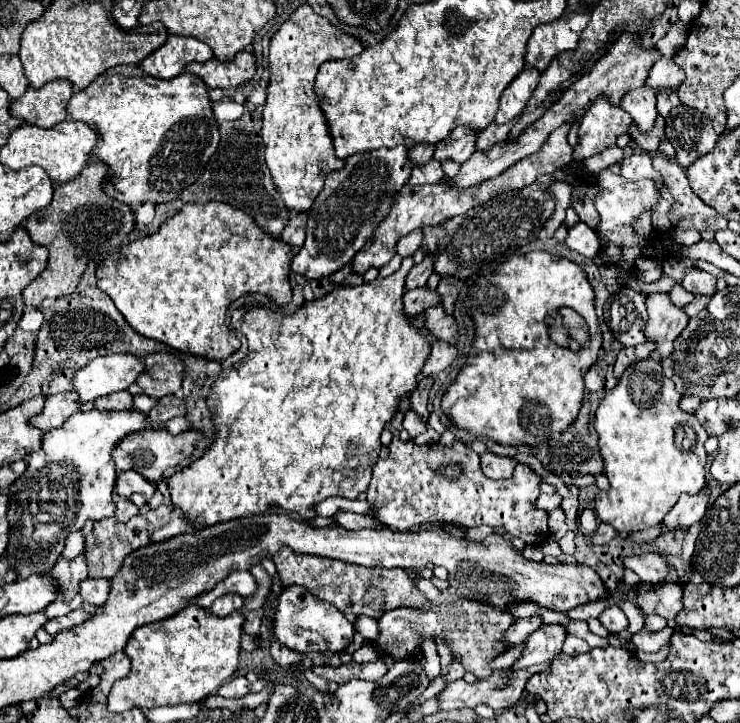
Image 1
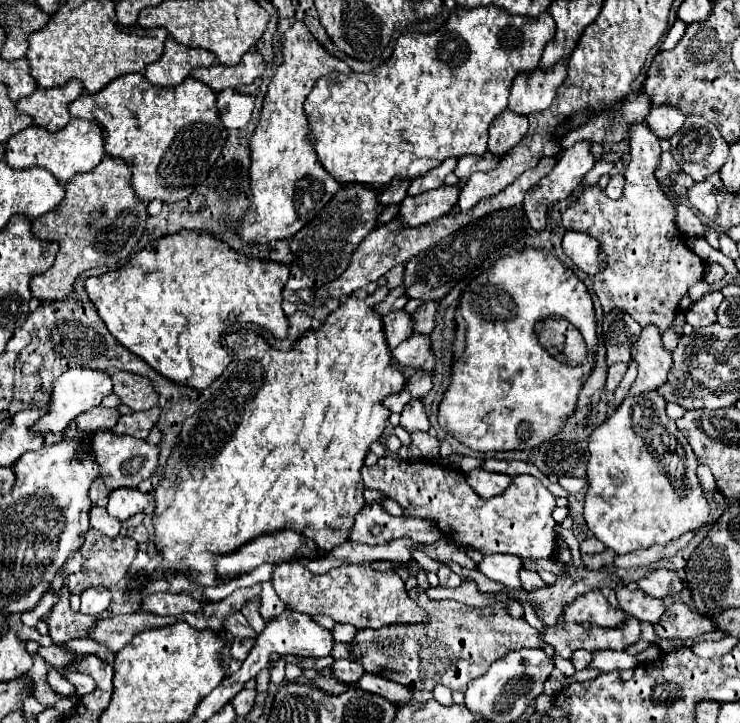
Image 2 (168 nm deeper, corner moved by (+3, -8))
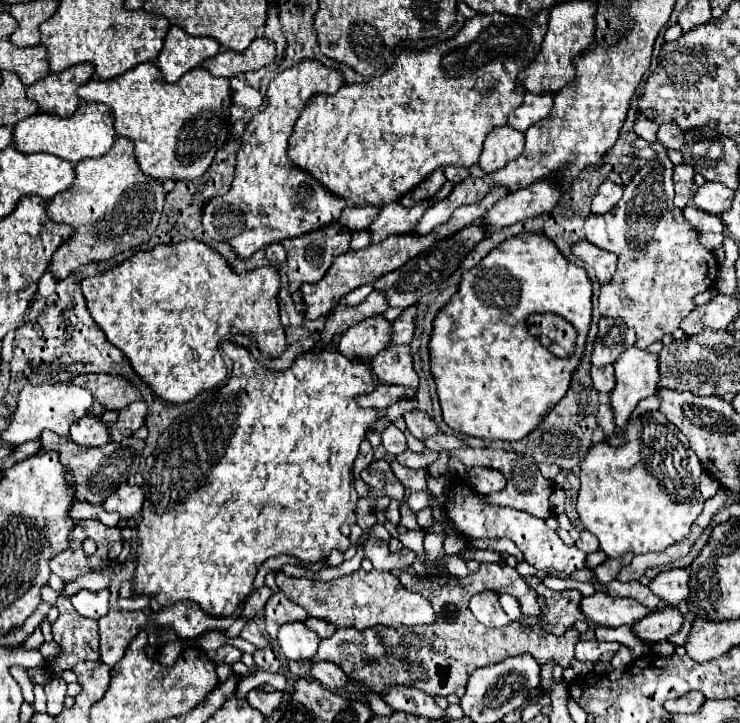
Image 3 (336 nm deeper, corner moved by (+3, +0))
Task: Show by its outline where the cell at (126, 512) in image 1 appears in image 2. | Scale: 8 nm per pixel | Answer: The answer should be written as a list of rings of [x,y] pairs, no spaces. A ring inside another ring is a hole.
[[[93,505],[93,509],[91,509],[91,527],[105,533],[107,537],[117,537],[119,529],[121,529],[121,521],[111,517],[105,507]]]

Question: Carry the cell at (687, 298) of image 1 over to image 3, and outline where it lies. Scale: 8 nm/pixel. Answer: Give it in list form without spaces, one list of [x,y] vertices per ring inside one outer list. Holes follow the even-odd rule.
[[[657,141],[651,147],[659,153],[657,159],[633,175],[615,209],[603,217],[589,215],[585,221],[585,239],[619,257],[615,277],[601,287],[599,311],[603,317],[623,319],[635,331],[639,349],[671,335],[695,309],[695,295],[711,289],[717,277],[715,253],[699,243],[699,233],[673,205],[673,163]]]

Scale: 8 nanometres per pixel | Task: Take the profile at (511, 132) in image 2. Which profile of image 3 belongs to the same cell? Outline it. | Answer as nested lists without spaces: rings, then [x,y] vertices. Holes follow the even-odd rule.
[[[505,125],[495,129],[491,137],[487,137],[483,153],[479,157],[479,167],[489,175],[503,169],[509,161],[517,159],[523,153],[525,135],[515,133],[515,129],[507,129]]]

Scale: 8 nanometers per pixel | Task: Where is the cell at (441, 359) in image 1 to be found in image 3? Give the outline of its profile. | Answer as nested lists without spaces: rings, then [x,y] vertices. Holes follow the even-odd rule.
[[[377,385],[371,393],[365,393],[365,395],[355,397],[355,401],[357,401],[357,405],[363,407],[363,409],[377,407],[379,411],[383,411],[385,405],[391,405],[391,401],[399,401],[399,397],[413,397],[413,395],[407,393],[407,389],[403,389],[403,387]]]

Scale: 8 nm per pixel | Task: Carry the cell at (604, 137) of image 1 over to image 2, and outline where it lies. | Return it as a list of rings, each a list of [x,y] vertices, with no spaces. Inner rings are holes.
[[[579,141],[579,143],[575,143],[571,149],[567,149],[567,151],[563,151],[563,153],[559,155],[555,169],[553,169],[547,177],[543,177],[537,185],[533,185],[533,187],[527,191],[527,195],[525,195],[523,207],[525,207],[525,213],[527,213],[529,223],[531,223],[533,229],[545,227],[547,207],[553,205],[553,203],[557,203],[557,201],[567,199],[567,197],[571,195],[571,191],[579,185],[581,177],[583,177],[587,171],[593,169],[593,165],[595,165],[595,157],[593,157],[593,153],[591,153],[591,141]]]

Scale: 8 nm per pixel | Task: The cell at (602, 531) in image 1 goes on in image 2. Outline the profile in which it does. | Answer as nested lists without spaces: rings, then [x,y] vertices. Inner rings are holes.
[[[589,537],[589,539],[585,539],[585,541],[581,543],[581,553],[593,555],[593,553],[601,553],[601,551],[605,551],[605,545],[599,543],[595,537]]]

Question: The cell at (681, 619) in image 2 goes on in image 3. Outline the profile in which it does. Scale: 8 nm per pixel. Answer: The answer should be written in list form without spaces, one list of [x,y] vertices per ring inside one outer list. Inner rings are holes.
[[[663,607],[643,617],[643,621],[631,625],[631,633],[645,643],[657,643],[667,639],[671,633],[677,633],[681,623],[683,623],[683,615],[679,613],[679,609]]]

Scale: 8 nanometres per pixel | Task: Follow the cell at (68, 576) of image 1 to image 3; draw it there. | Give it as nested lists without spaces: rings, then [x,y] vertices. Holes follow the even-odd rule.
[[[61,595],[55,605],[59,607],[59,617],[53,623],[53,641],[61,647],[61,653],[53,661],[47,661],[45,669],[53,677],[59,677],[63,671],[73,669],[79,661],[99,661],[99,627],[97,627],[97,621],[79,617],[79,613],[75,613],[67,597]]]

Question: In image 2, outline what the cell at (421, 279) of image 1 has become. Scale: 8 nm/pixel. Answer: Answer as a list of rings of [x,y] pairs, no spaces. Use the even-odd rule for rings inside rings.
[[[399,285],[399,287],[395,287],[395,289],[385,297],[383,303],[379,303],[379,313],[381,313],[381,315],[387,315],[389,311],[403,309],[405,303],[407,303],[407,299],[409,299],[409,297],[405,295],[405,287]]]

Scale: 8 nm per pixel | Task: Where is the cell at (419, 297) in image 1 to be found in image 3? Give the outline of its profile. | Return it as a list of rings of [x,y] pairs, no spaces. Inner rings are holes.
[[[381,315],[353,325],[341,343],[341,353],[351,361],[369,361],[389,345],[391,323]]]

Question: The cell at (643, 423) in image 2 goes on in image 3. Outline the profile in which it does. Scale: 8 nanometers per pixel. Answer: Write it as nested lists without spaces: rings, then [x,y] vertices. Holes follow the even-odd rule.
[[[659,411],[649,417],[639,417],[623,431],[627,437],[627,445],[611,447],[607,445],[607,441],[601,441],[589,449],[585,461],[581,463],[581,487],[575,503],[581,523],[599,539],[599,549],[611,559],[623,557],[625,553],[641,555],[663,551],[687,539],[691,523],[699,517],[705,503],[699,491],[703,465],[691,451],[687,437],[677,427],[673,427]]]

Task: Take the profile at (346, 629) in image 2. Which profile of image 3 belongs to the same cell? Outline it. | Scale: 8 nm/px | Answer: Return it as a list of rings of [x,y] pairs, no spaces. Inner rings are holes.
[[[307,617],[303,623],[305,623],[307,627],[311,627],[311,631],[315,631],[319,639],[331,637],[331,635],[335,633],[335,625],[331,625],[331,623],[325,623],[325,621],[319,621],[319,619],[311,619],[311,617]]]

